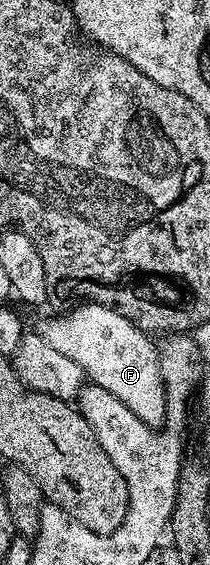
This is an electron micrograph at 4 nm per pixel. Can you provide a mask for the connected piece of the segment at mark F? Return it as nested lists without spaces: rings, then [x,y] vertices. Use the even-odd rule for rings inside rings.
[[[81,303],[63,314],[66,315],[48,318],[40,323],[36,328],[37,335],[45,338],[64,357],[76,362],[91,383],[120,398],[145,424],[151,428],[161,427],[166,419],[166,388],[163,386],[160,352],[157,345],[152,344],[153,339],[118,312],[96,303]]]

